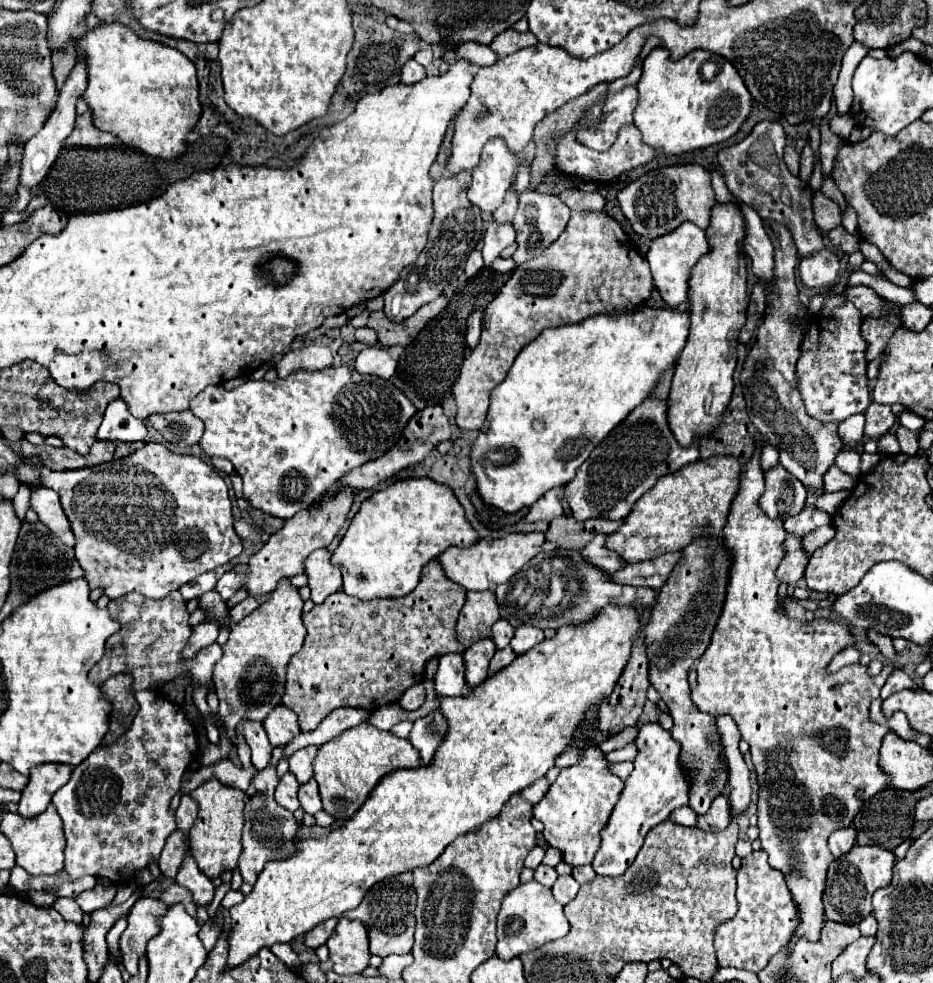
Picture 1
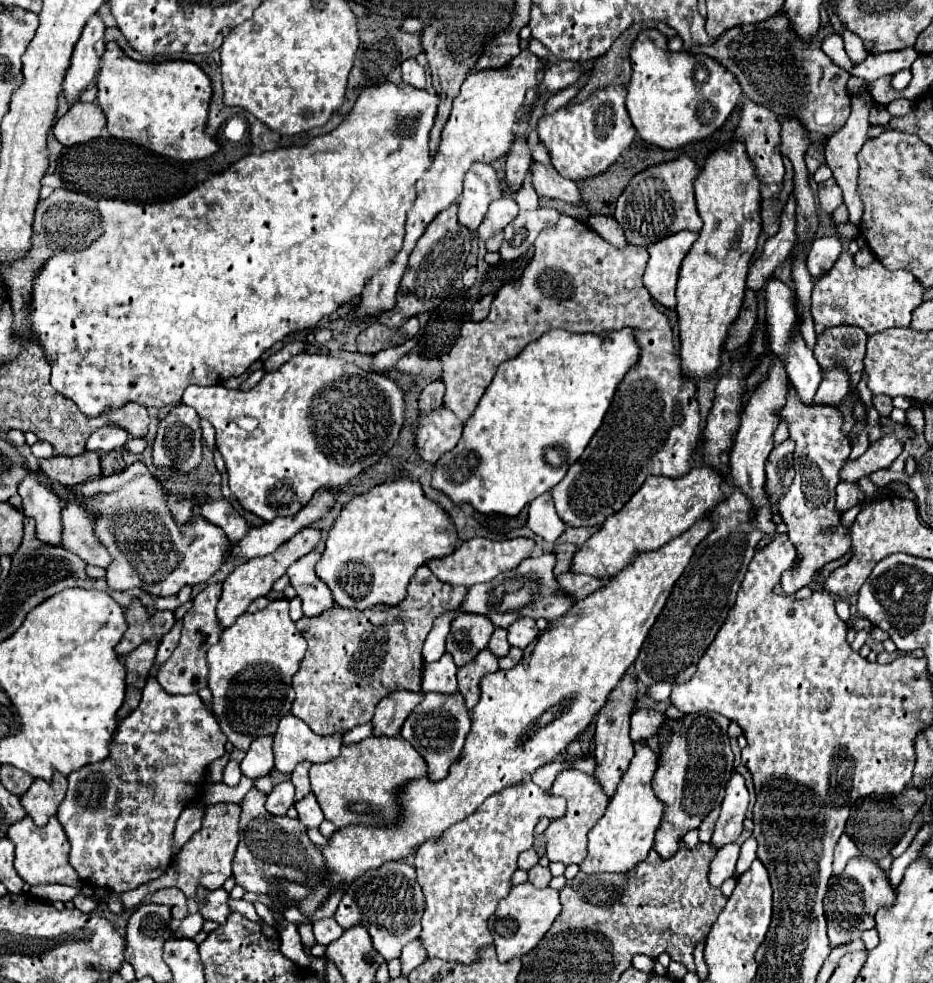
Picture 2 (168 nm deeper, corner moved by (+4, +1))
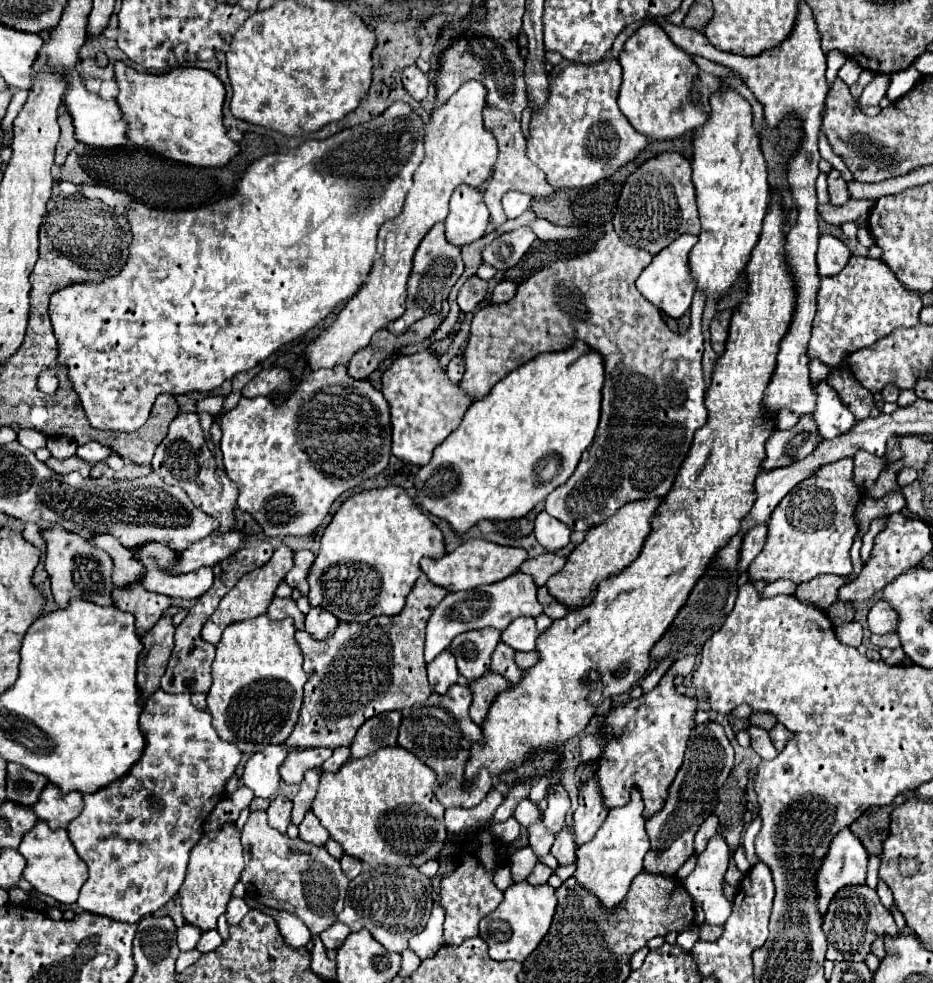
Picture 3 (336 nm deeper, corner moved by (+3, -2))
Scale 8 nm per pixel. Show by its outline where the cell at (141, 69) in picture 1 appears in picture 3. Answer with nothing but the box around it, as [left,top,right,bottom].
[114,62,240,168]

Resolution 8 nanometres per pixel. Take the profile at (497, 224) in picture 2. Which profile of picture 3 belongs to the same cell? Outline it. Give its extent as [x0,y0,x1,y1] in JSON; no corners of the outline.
[502,190,530,218]

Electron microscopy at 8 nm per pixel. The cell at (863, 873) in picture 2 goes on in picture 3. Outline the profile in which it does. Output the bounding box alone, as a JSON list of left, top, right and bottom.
[824,886,898,962]

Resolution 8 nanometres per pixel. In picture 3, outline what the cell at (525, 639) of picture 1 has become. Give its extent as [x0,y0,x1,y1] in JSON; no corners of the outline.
[502,618,536,652]

